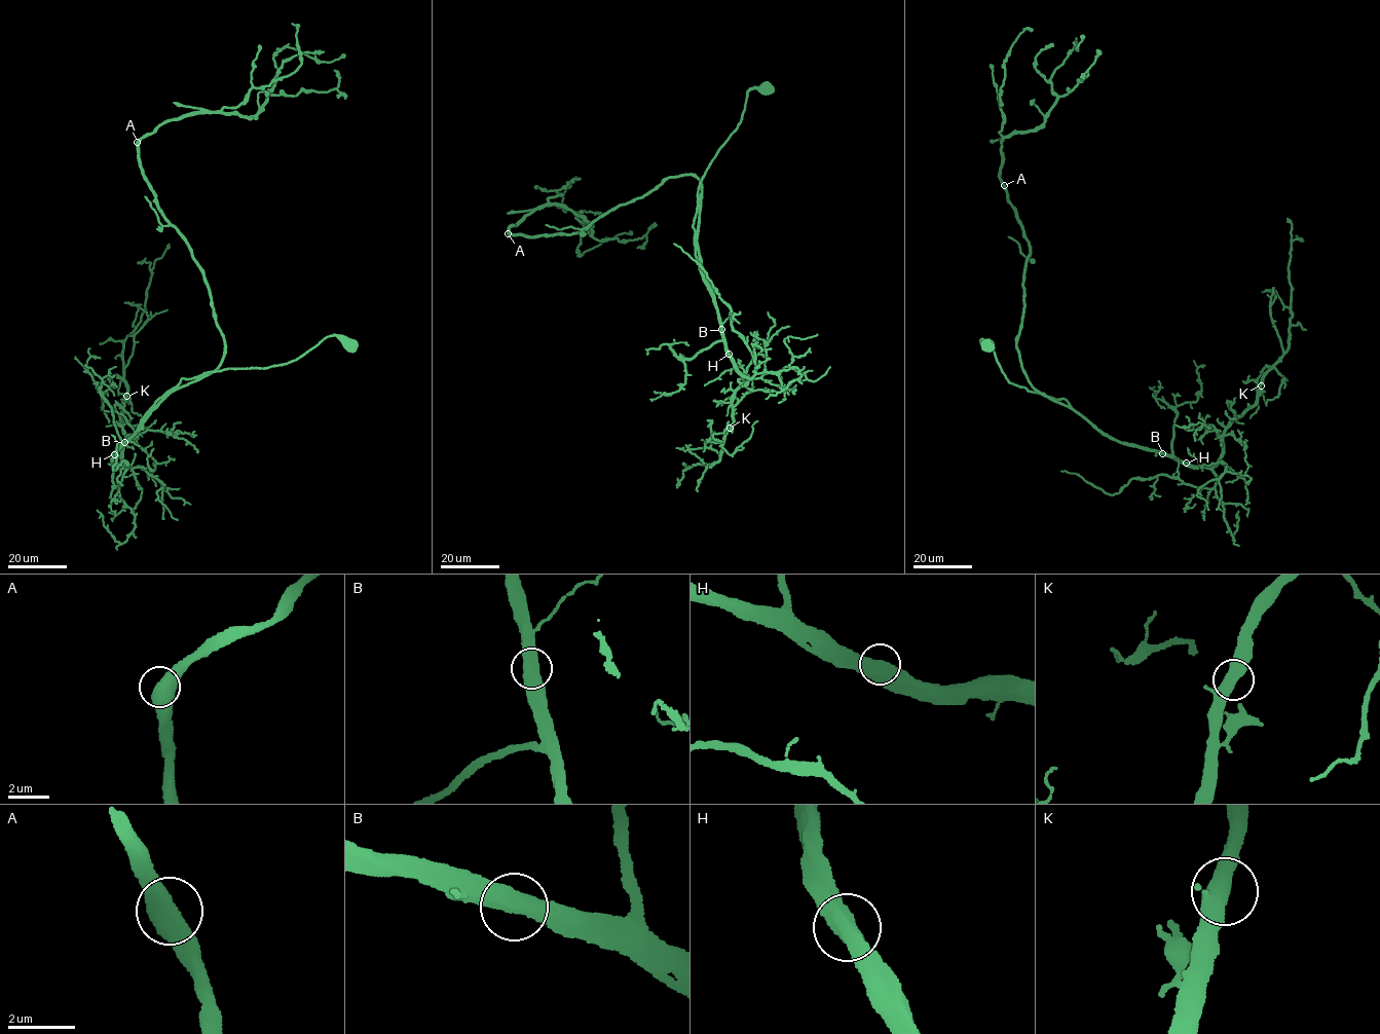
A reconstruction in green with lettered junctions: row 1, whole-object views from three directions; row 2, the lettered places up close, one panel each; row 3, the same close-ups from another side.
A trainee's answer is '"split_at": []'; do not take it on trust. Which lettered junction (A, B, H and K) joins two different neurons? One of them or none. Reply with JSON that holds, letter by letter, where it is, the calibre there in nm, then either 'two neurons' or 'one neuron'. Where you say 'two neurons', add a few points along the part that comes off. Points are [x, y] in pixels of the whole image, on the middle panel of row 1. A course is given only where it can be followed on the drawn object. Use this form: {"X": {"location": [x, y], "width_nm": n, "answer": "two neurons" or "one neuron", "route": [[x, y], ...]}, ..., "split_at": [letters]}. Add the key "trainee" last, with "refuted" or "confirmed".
{"A": {"location": [508, 233], "width_nm": 550, "answer": "one neuron"}, "B": {"location": [721, 329], "width_nm": 550, "answer": "one neuron"}, "H": {"location": [729, 354], "width_nm": 550, "answer": "one neuron"}, "K": {"location": [730, 428], "width_nm": 500, "answer": "one neuron"}, "split_at": [], "trainee": "confirmed"}

